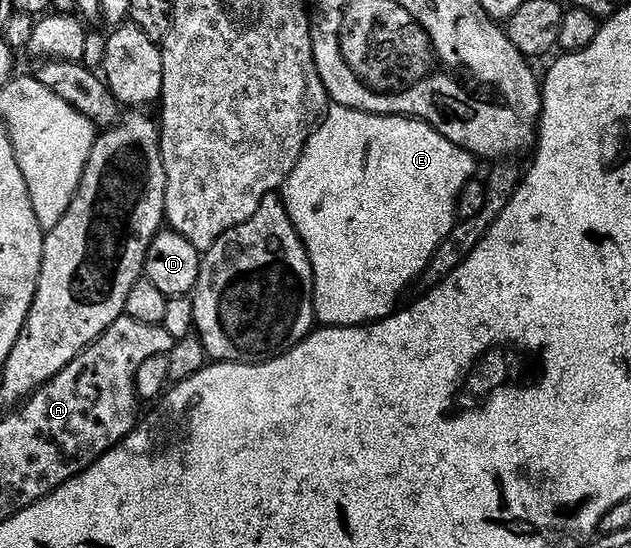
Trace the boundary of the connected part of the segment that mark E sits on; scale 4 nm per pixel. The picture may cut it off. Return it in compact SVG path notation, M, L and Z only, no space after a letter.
M331 106L324 118L310 134L310 140L302 150L302 156L291 175L286 176L284 198L286 208L292 217L302 245L310 257L310 273L312 276L312 294L314 296L314 313L319 324L328 327L361 327L377 323L380 319L388 319L394 314L402 294L410 287L410 282L417 275L426 275L434 261L434 254L439 247L451 238L456 226L456 204L458 195L466 188L466 184L475 178L475 156L462 147L456 146L435 124L405 115L369 115L366 111L353 111L350 107Z

